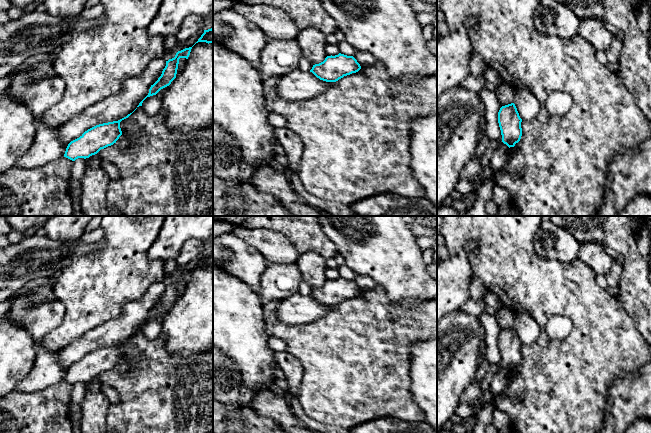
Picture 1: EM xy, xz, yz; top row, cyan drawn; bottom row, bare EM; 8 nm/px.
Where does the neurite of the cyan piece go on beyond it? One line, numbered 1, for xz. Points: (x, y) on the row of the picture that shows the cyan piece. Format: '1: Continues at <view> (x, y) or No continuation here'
1: No continuation here

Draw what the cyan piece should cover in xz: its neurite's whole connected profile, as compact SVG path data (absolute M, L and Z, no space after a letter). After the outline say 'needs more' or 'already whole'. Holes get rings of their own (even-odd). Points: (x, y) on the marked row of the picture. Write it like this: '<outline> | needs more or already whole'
M339 53L335 56L327 56L323 62L313 65L310 72L320 80L336 82L344 76L358 72L360 69L360 64L353 56Z | already whole

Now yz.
M514 103L502 106L498 112L498 123L501 130L502 142L509 148L514 147L522 136L522 119Z | already whole

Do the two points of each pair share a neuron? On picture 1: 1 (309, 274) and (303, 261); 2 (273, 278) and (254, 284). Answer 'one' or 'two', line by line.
1: one
2: two

